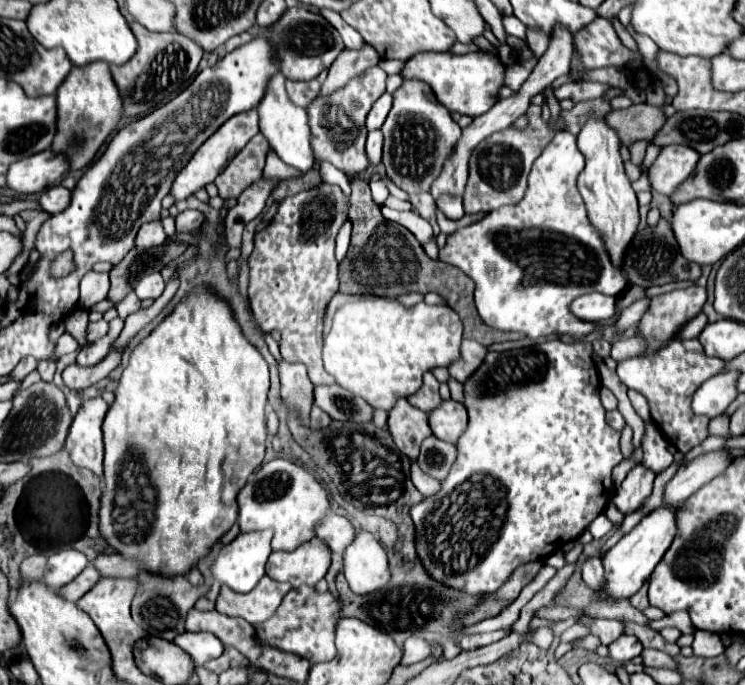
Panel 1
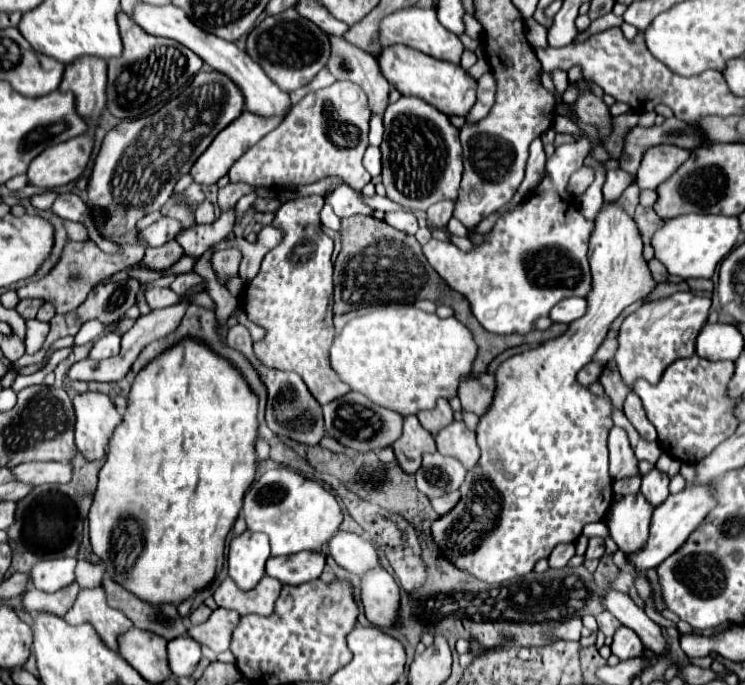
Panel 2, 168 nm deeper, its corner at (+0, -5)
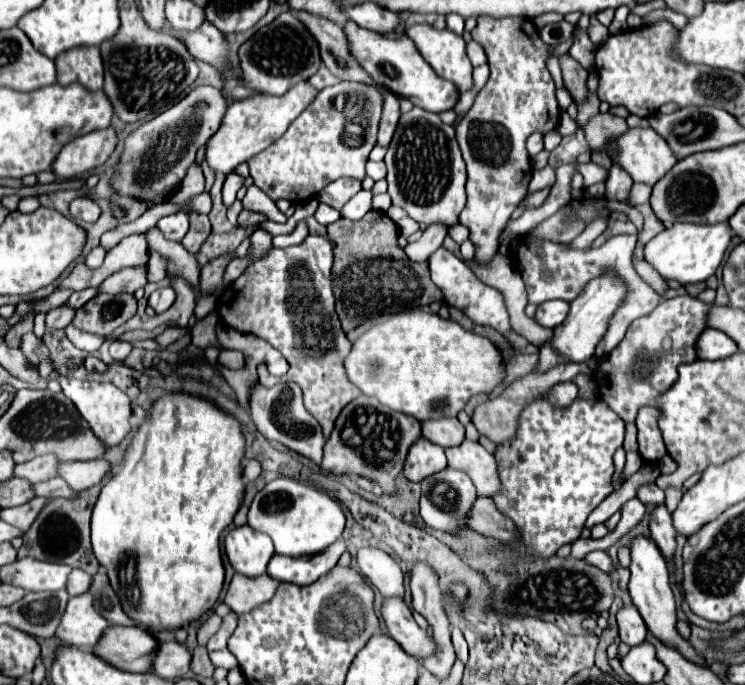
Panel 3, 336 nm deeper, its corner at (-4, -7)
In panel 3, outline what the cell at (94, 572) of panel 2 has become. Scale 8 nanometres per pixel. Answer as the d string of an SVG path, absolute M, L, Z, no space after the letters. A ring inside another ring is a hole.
M73 570L71 576L69 576L69 582L67 582L67 592L69 596L77 596L77 594L83 594L91 588L91 576L85 572L85 570Z

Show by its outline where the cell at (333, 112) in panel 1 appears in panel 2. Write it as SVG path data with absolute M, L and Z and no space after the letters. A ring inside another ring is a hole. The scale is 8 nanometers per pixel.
M335 82L317 92L309 92L301 102L291 106L279 128L269 132L231 166L231 182L241 180L263 188L299 188L337 176L351 188L361 190L371 180L361 164L369 146L369 118L367 96L353 82Z

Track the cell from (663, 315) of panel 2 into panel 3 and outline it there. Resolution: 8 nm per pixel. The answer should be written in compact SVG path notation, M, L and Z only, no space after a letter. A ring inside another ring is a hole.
M689 294L661 300L651 314L637 318L629 326L625 338L609 356L599 360L599 396L607 400L607 404L625 422L633 422L637 416L637 408L641 408L643 404L655 406L657 392L665 392L677 380L679 364L697 360L695 342L707 328L709 310L711 304L705 304Z

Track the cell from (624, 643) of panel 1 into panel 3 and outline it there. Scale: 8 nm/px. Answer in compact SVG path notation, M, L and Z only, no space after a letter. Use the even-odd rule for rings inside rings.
M627 604L617 612L617 624L619 624L619 638L627 646L639 646L645 642L647 626L643 624L639 612L635 612L633 604Z

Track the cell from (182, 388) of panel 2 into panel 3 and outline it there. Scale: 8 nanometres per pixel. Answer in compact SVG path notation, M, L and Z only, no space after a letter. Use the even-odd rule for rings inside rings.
M169 392L157 398L147 418L99 494L91 518L91 542L95 558L107 570L123 610L157 634L159 630L177 630L197 620L213 608L223 590L225 570L219 538L233 522L245 496L241 466L245 436L241 422L233 414L207 398L187 392Z

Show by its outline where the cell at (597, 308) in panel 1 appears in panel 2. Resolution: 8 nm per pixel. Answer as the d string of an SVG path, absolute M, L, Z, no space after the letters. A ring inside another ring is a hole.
M567 298L567 300L559 302L559 306L553 306L549 318L553 322L569 324L569 322L581 318L585 312L587 312L587 302L583 298Z

